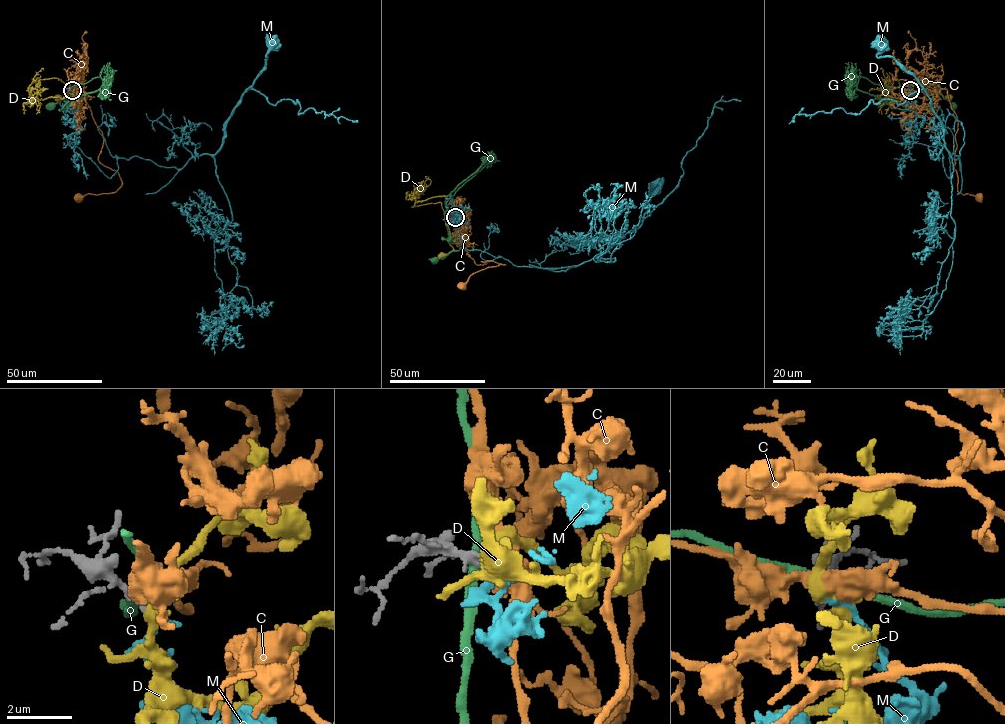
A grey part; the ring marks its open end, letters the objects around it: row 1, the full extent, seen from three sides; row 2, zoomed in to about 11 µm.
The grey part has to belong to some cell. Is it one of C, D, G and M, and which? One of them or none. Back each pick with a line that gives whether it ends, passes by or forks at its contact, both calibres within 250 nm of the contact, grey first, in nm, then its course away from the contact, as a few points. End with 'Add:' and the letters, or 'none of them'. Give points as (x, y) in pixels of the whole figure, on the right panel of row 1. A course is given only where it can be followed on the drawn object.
M: It forks there. Thickness 280 nm (grey) against 100 nm. Its course: (909, 90), (911, 138), (941, 150), (949, 178), (959, 156), (961, 169), (930, 98), (877, 57), (880, 41)
Add: M

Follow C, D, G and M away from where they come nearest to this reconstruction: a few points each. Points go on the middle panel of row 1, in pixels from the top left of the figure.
C: (455, 216), (460, 243), (476, 264), (493, 261), (505, 264), (473, 273), (463, 286)
D: (455, 216), (456, 208), (448, 195), (417, 201), (412, 207), (441, 203), (448, 242), (453, 249), (440, 256)
G: (455, 216), (452, 196), (484, 164), (445, 200), (451, 240), (465, 243)
M: (455, 216), (464, 248), (517, 266), (563, 268), (597, 257), (632, 230), (648, 209), (649, 184), (655, 187)

